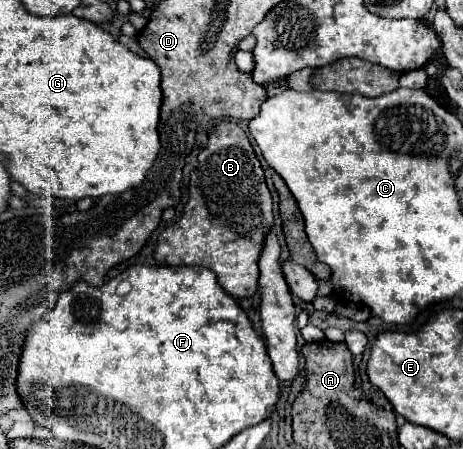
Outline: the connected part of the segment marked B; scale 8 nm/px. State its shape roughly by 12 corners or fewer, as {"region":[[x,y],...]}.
{"region":[[223,120],[191,172],[159,264],[257,292],[271,192],[245,130]]}

